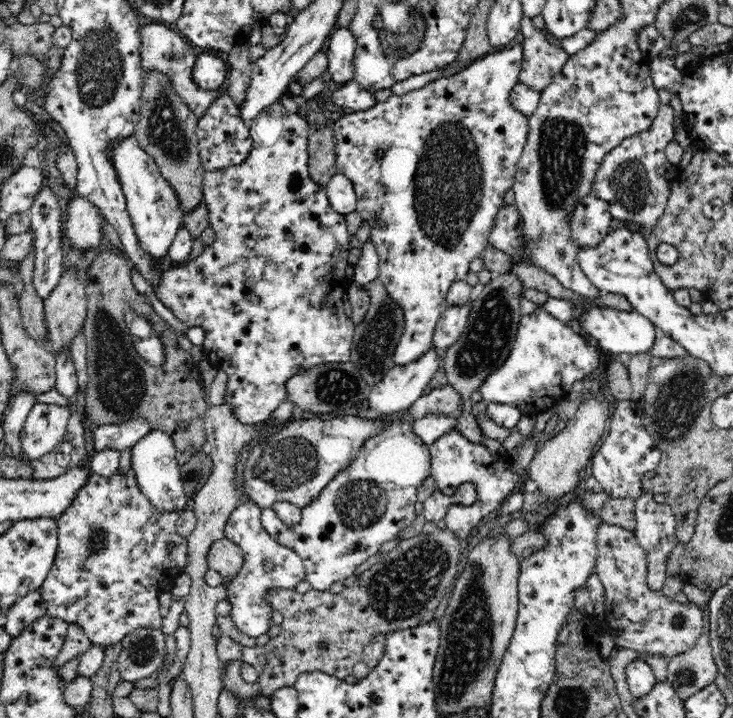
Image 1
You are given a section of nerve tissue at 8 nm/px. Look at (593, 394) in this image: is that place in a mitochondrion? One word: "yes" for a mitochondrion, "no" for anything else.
no

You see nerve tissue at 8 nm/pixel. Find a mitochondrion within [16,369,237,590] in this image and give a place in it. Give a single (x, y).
(95, 540)

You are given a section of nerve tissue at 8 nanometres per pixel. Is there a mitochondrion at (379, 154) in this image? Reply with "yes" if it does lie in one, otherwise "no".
no

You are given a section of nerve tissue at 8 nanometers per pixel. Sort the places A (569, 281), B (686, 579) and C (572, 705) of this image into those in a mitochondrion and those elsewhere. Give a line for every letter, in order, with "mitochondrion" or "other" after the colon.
A: other
B: other
C: mitochondrion

